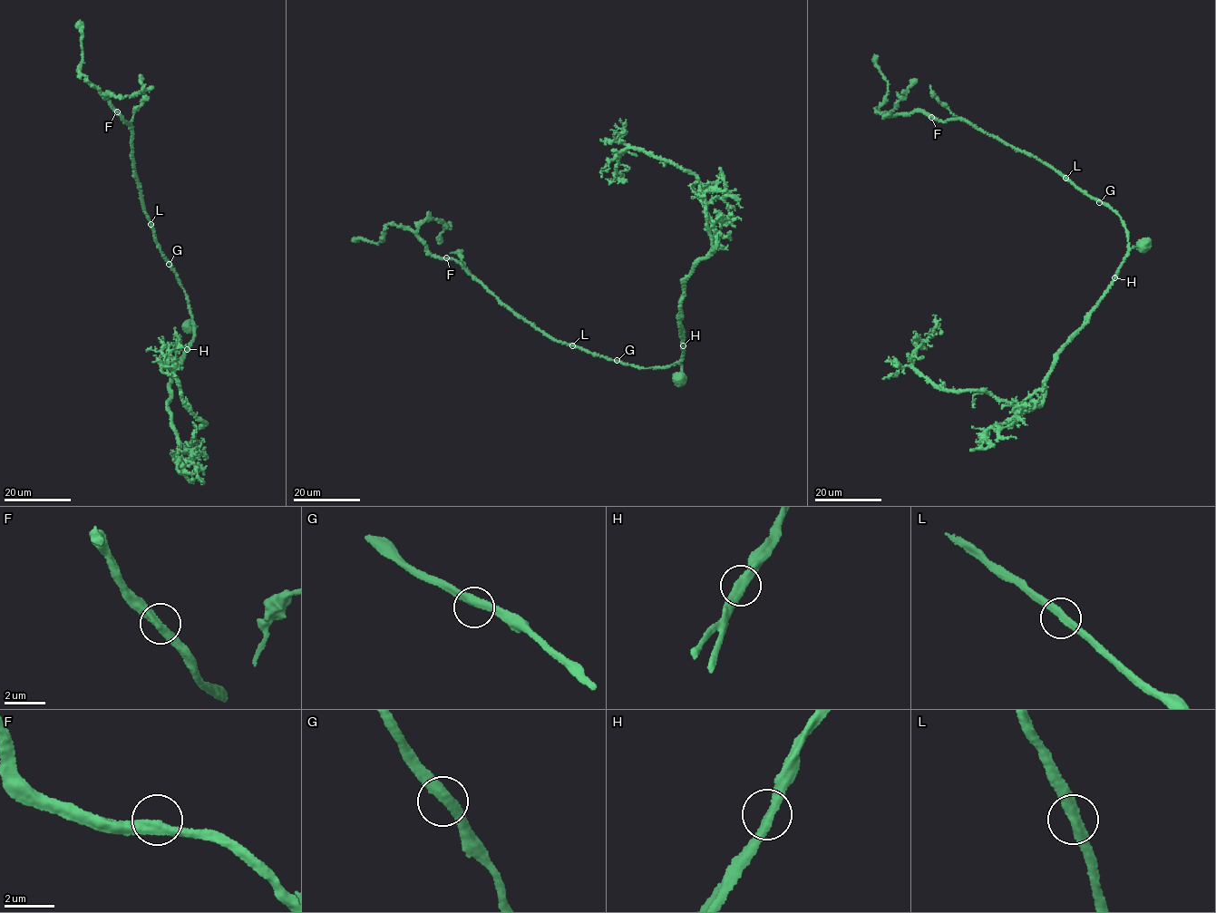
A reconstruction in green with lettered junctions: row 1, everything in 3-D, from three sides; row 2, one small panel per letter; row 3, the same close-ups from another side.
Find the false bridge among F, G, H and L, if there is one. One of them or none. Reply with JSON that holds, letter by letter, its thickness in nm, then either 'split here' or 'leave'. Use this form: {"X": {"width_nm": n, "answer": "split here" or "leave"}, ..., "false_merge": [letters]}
{"F": {"width_nm": 400, "answer": "leave"}, "G": {"width_nm": 380, "answer": "leave"}, "H": {"width_nm": 380, "answer": "leave"}, "L": {"width_nm": 380, "answer": "leave"}, "false_merge": []}

